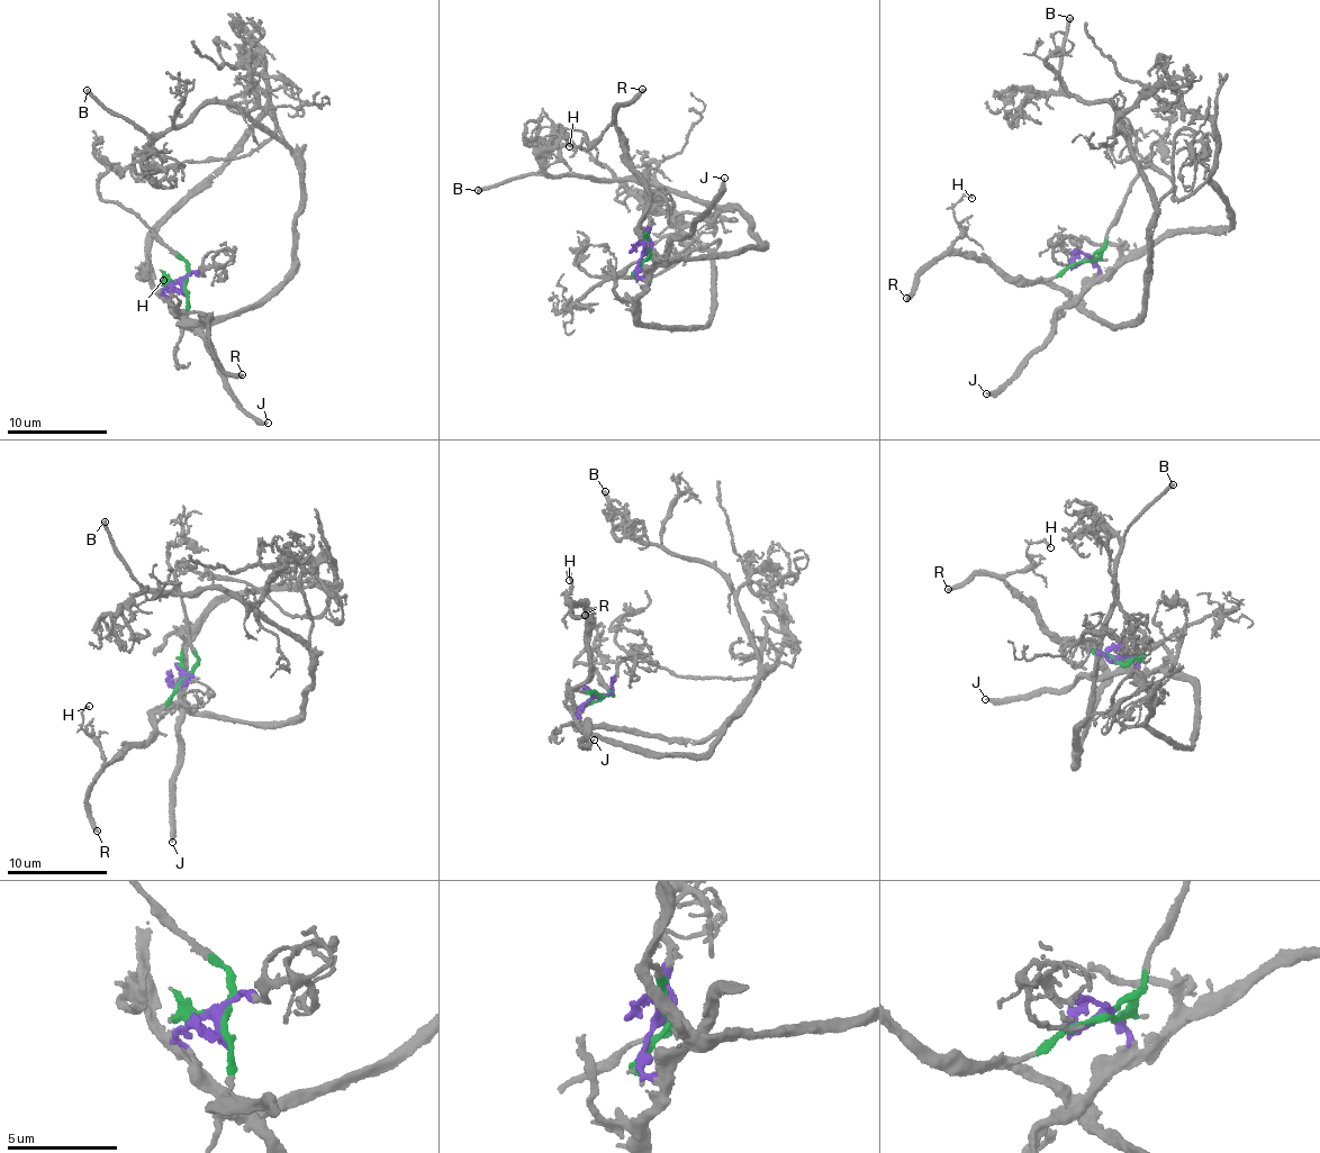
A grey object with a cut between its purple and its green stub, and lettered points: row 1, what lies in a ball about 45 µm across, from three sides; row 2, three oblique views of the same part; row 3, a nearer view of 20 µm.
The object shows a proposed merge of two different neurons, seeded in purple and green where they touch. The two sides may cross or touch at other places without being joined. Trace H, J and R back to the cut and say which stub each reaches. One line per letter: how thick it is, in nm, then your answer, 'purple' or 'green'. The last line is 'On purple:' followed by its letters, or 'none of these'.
H: 160 nm thick; green
J: 200 nm thick; purple
R: 320 nm thick; green
On purple: J

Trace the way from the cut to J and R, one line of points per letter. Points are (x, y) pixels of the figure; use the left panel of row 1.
J: (183, 284), (170, 288), (165, 294), (191, 321), (225, 388), (254, 418), (269, 423)
R: (183, 284), (189, 293), (183, 317), (209, 324), (204, 321), (216, 363), (242, 375)

